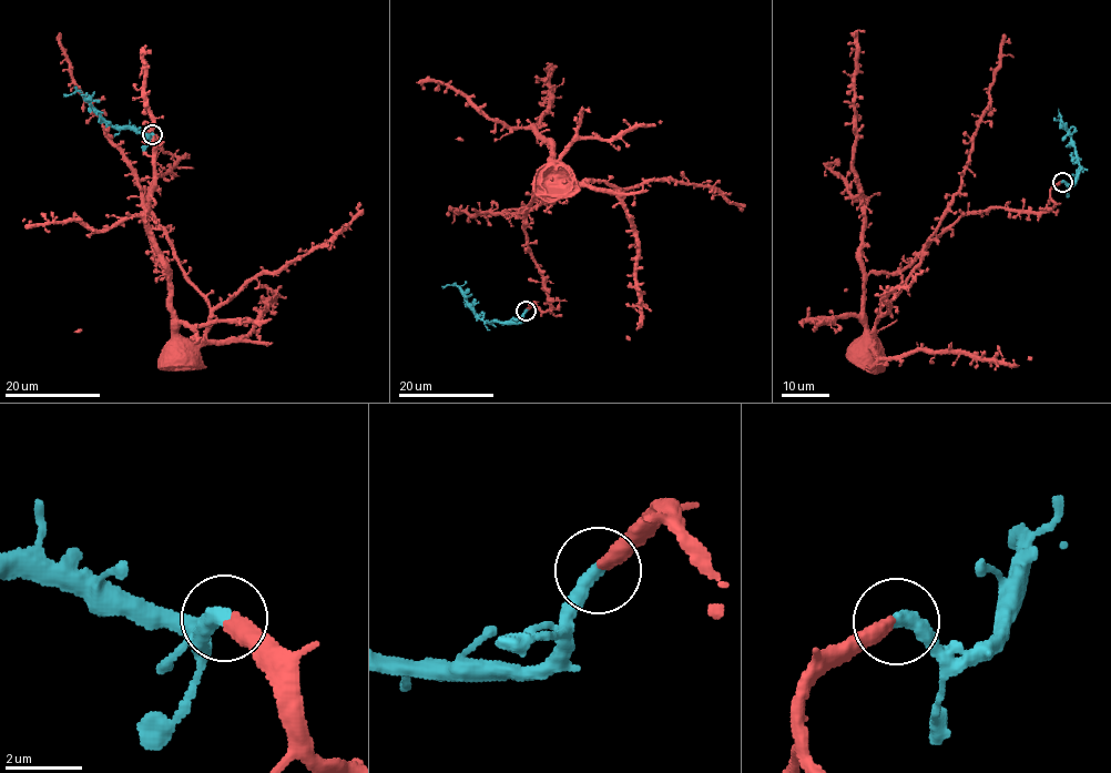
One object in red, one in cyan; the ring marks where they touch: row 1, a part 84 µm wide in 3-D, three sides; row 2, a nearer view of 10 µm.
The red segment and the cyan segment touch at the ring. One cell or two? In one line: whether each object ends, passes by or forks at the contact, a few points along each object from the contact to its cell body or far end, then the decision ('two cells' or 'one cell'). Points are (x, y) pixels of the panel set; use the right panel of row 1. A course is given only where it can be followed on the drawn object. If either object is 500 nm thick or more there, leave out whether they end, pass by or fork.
red ends; cyan ends; course red (1061, 181), (1051, 190), (1050, 211), (964, 213), (910, 264), (870, 273), (865, 333), (852, 355); course cyan (1062, 181), (1073, 184), (1079, 162), (1060, 117); one cell

